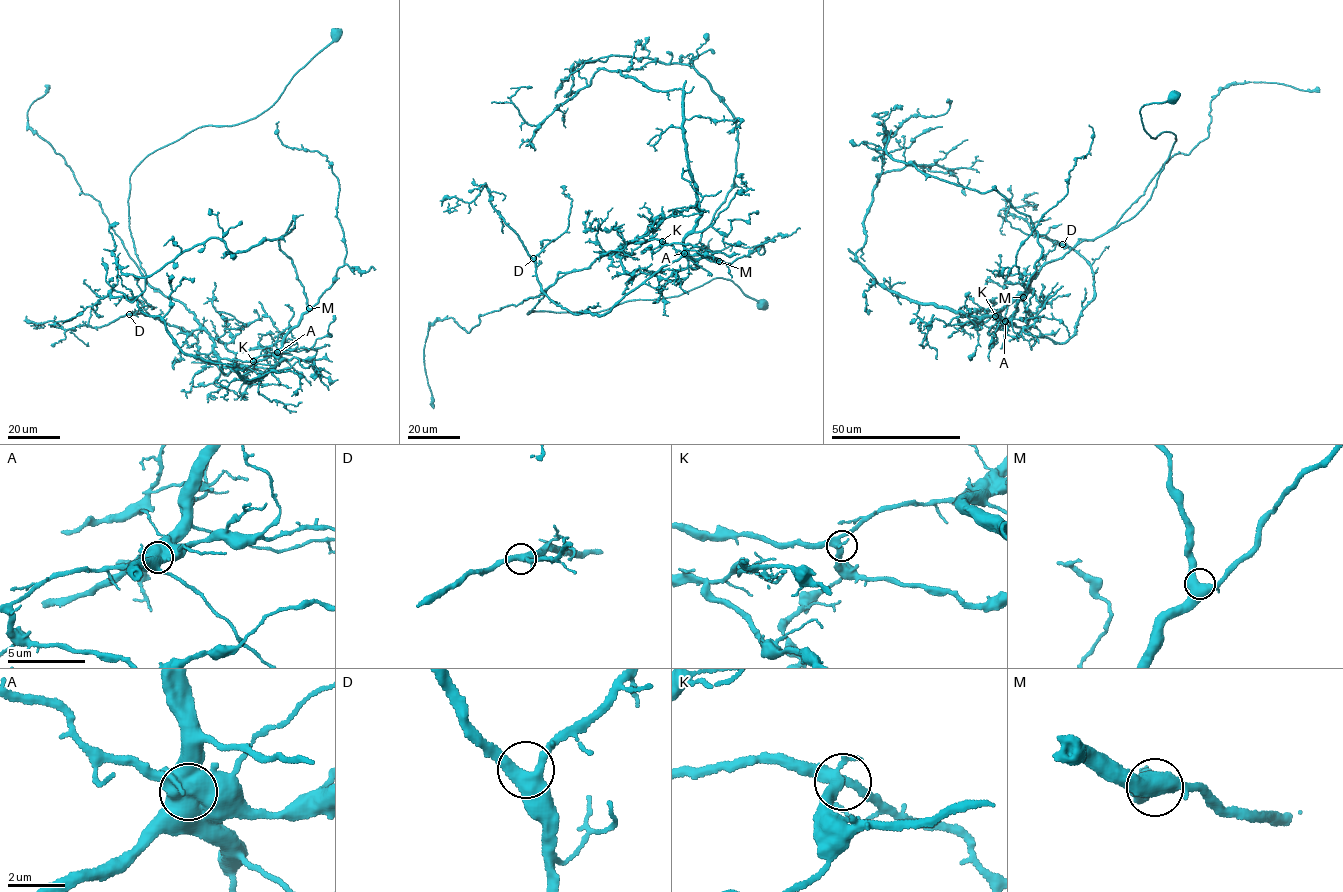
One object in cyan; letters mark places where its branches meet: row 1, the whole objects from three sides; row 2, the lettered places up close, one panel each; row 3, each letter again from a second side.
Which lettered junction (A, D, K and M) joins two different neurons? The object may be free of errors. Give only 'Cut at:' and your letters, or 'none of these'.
Cut at: A

